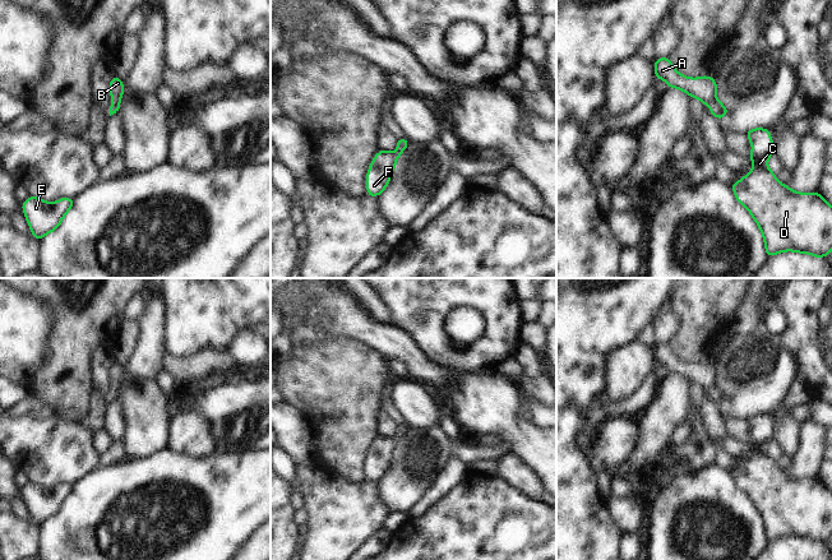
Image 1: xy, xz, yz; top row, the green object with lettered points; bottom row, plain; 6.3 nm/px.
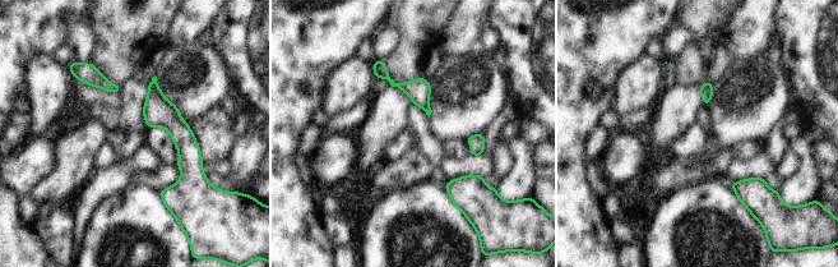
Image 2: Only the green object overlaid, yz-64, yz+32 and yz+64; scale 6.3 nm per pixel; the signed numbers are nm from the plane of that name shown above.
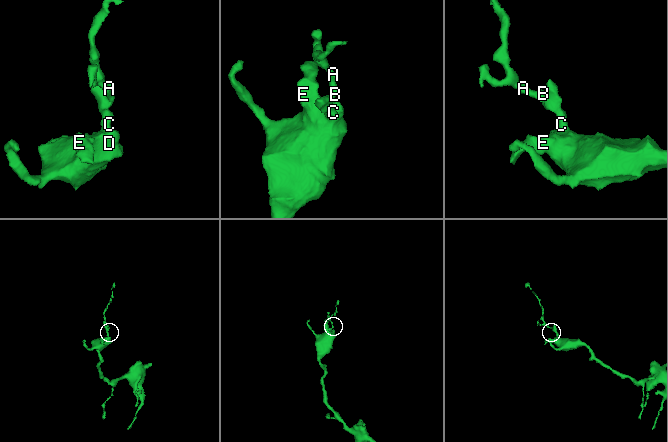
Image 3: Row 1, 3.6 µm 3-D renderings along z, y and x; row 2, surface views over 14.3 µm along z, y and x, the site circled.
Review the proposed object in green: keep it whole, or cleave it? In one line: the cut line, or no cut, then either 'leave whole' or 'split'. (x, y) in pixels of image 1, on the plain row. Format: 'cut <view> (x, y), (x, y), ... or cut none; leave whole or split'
cut none; leave whole

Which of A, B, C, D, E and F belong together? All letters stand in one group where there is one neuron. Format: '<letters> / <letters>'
A B C D E F

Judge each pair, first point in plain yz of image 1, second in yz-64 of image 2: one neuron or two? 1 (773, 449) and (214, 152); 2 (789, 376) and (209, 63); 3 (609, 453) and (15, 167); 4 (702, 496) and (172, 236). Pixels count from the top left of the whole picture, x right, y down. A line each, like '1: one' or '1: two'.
1: two
2: one
3: one
4: one

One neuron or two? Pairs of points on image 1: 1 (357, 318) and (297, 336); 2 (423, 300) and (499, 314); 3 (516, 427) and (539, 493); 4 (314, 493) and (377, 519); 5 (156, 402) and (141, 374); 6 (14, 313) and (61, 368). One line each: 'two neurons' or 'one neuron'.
1: one neuron
2: one neuron
3: two neurons
4: one neuron
5: two neurons
6: two neurons

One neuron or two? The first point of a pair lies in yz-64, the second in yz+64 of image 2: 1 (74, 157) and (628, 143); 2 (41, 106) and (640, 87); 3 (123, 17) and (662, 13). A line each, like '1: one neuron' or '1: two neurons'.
1: two neurons
2: one neuron
3: two neurons

